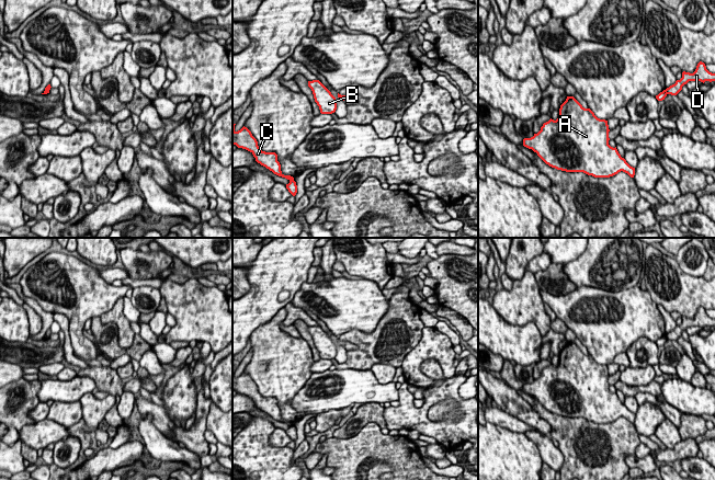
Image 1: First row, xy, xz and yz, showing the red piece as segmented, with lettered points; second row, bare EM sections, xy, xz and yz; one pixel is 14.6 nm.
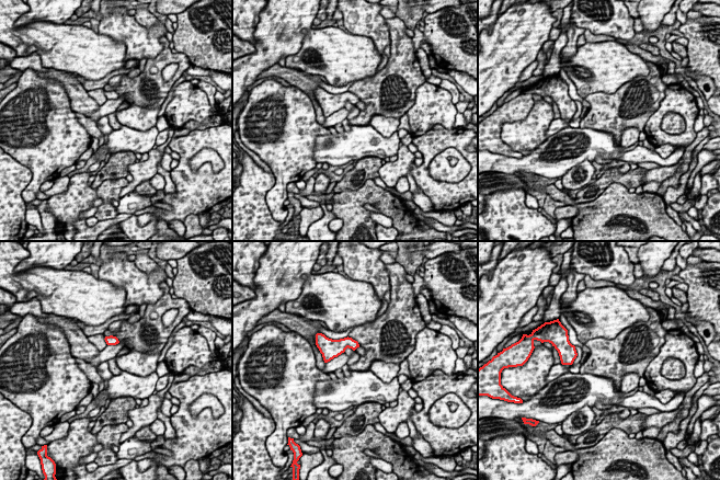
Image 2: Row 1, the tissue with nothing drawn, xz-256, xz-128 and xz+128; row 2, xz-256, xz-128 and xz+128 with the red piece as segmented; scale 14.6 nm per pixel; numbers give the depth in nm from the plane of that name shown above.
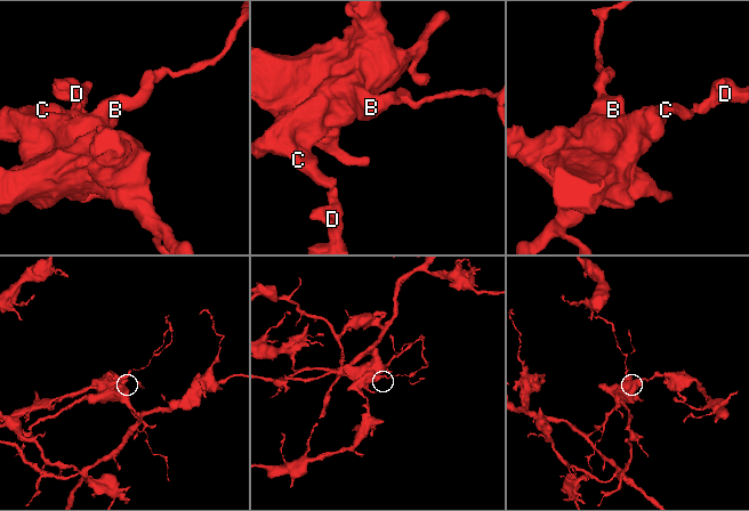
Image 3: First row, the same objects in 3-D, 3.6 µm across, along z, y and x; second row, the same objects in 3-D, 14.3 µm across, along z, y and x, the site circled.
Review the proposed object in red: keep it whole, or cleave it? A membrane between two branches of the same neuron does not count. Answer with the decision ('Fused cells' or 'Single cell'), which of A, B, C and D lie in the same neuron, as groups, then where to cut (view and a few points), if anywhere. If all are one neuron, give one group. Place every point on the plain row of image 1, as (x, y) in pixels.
Fused cells. Groups: A B C / D. Split along xz (293, 424), (290, 426)

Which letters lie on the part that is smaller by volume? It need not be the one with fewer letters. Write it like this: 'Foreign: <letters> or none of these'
Foreign: A, B, C

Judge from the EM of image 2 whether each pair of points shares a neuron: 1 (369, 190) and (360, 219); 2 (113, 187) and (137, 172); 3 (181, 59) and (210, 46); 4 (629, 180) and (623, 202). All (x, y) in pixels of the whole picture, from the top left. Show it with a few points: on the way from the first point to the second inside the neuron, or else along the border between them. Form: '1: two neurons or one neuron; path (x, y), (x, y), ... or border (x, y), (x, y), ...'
1: one neuron; path (362, 197), (360, 200), (360, 212)
2: two neurons; border (128, 183), (122, 189), (120, 197)
3: two neurons; border (178, 52), (183, 53), (192, 65)
4: two neurons; border (628, 189), (621, 184), (612, 183), (601, 194)

